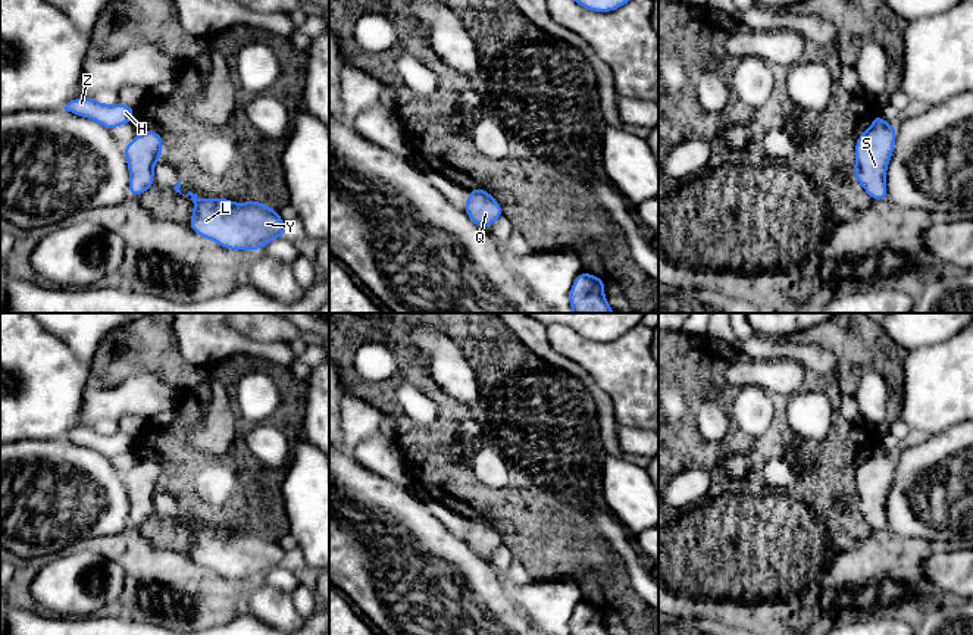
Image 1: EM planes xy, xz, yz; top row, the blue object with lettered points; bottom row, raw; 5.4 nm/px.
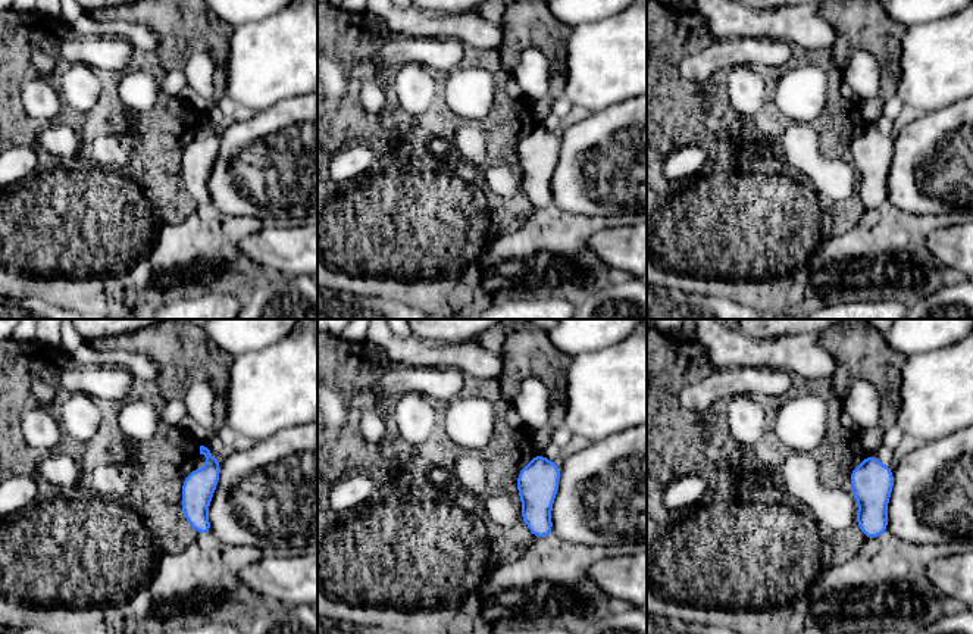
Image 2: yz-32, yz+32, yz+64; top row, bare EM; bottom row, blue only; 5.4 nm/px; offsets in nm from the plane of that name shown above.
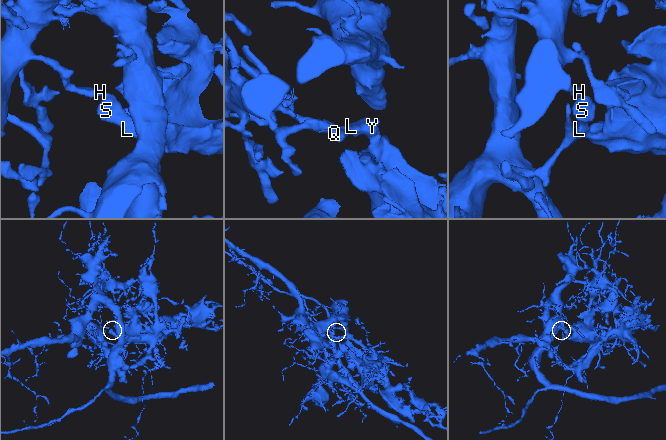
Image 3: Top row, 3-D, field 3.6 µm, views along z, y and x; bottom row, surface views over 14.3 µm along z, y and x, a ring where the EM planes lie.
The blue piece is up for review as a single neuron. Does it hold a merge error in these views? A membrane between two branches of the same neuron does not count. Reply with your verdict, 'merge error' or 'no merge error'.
merge error

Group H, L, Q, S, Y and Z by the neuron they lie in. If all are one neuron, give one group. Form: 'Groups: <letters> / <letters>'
Groups: H Z / L Q S Y

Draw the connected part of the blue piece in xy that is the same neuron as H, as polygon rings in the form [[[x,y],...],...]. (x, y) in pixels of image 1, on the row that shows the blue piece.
[[[91,97],[71,100],[63,109],[73,115],[93,119],[110,131],[134,121],[135,115],[135,109],[128,104],[103,104]]]

